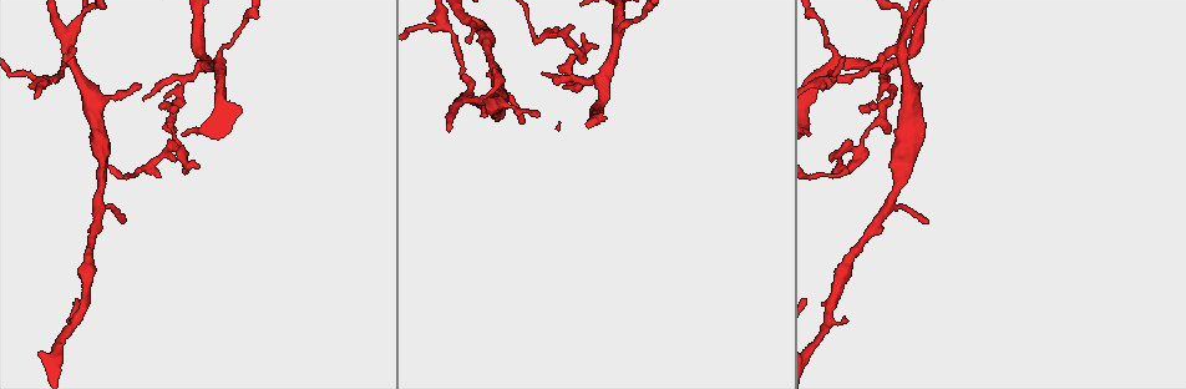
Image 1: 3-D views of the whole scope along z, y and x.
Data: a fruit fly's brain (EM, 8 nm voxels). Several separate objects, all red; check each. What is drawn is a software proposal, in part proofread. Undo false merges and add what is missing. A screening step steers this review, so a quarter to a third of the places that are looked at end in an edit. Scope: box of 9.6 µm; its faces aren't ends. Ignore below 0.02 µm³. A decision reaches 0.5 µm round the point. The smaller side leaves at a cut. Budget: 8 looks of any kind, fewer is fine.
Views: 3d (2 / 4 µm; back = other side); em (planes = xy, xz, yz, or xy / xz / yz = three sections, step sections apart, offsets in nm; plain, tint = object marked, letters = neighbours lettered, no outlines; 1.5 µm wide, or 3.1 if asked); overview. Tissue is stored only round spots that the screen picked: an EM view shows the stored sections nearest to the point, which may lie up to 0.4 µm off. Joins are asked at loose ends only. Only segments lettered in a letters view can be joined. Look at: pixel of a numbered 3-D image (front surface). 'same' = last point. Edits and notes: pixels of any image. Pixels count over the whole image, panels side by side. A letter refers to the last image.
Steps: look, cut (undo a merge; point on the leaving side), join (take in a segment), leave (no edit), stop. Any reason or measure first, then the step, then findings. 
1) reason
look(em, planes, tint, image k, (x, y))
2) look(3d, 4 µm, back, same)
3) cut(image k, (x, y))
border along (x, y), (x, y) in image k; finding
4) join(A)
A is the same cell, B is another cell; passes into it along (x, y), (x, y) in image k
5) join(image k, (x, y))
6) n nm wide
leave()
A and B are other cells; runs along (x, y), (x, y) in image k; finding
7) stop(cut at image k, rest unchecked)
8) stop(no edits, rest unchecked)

branch stops here
look(3d, 4 µm, image 1, (176, 105))

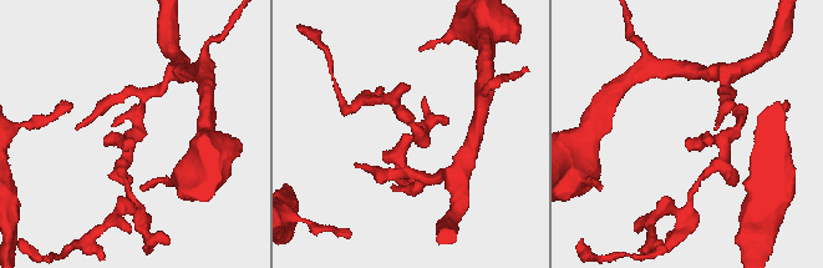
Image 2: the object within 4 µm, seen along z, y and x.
look(em, xz, step 4, tint, image 2, (412, 135))

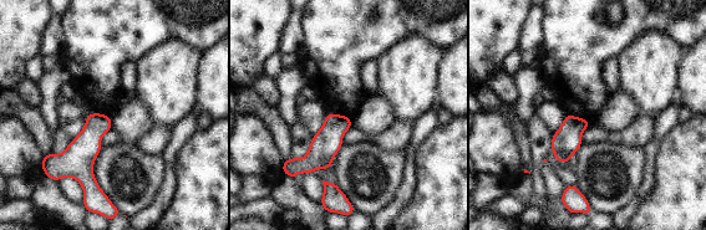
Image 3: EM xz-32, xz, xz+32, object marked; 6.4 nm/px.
look(em, planes, letters, same)

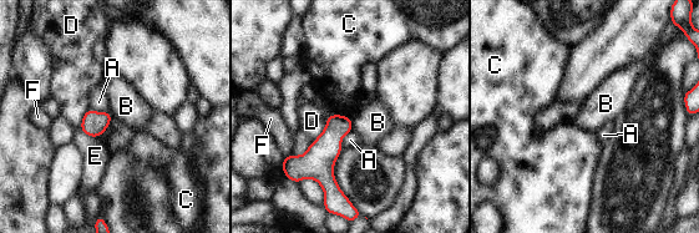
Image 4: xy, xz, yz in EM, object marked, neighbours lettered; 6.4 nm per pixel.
leave()
A, B, C, D, E and F are other cells; border along (348, 116), (351, 131) in image 4; no lettered segment goes on from it

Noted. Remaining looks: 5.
two arms in line, one across
look(em, planes, tint, image 1, (77, 19))

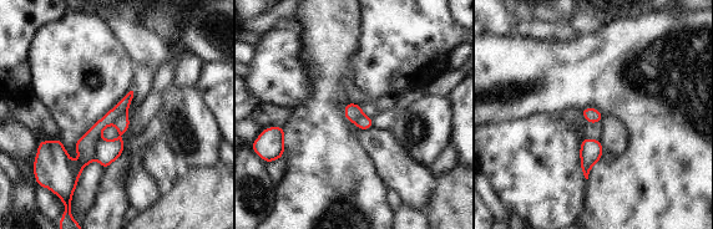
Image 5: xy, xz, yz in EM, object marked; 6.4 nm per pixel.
what lies round it
look(em, planes, letters, same)

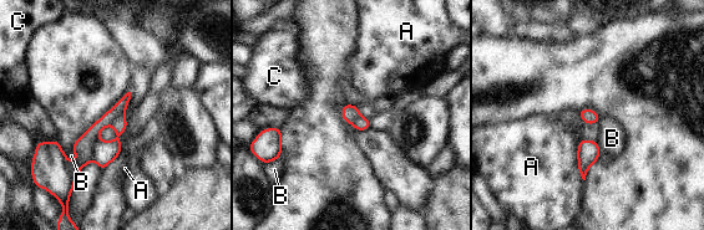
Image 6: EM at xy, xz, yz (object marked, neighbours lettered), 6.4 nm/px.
100 nm wide; A touches over 260 nm
cut(image 6, (106, 152))
A, B and C are other cells; two cells meet here

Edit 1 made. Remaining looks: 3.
look(overview)

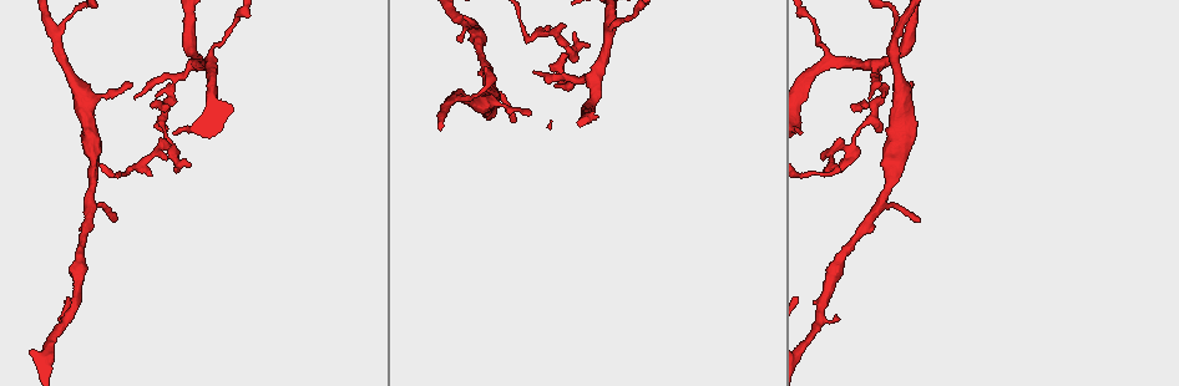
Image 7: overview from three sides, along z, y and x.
an open end
look(em, planes, plain, image 7, (57, 319))

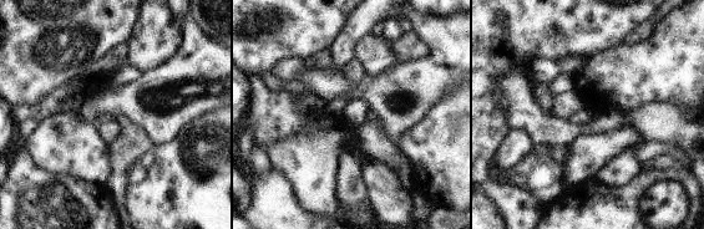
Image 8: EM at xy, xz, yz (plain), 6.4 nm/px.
see the neighbours
look(em, planes, letters, same)

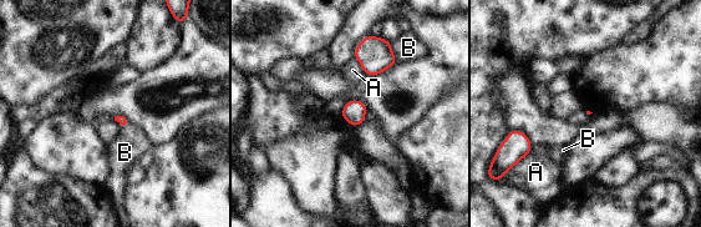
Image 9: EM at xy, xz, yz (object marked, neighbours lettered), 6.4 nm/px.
leave()
A and B are other cells; border along (390, 43), (396, 62) in image 9; none of them fits

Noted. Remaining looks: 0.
stop(cut at image 6, rest unchecked)

